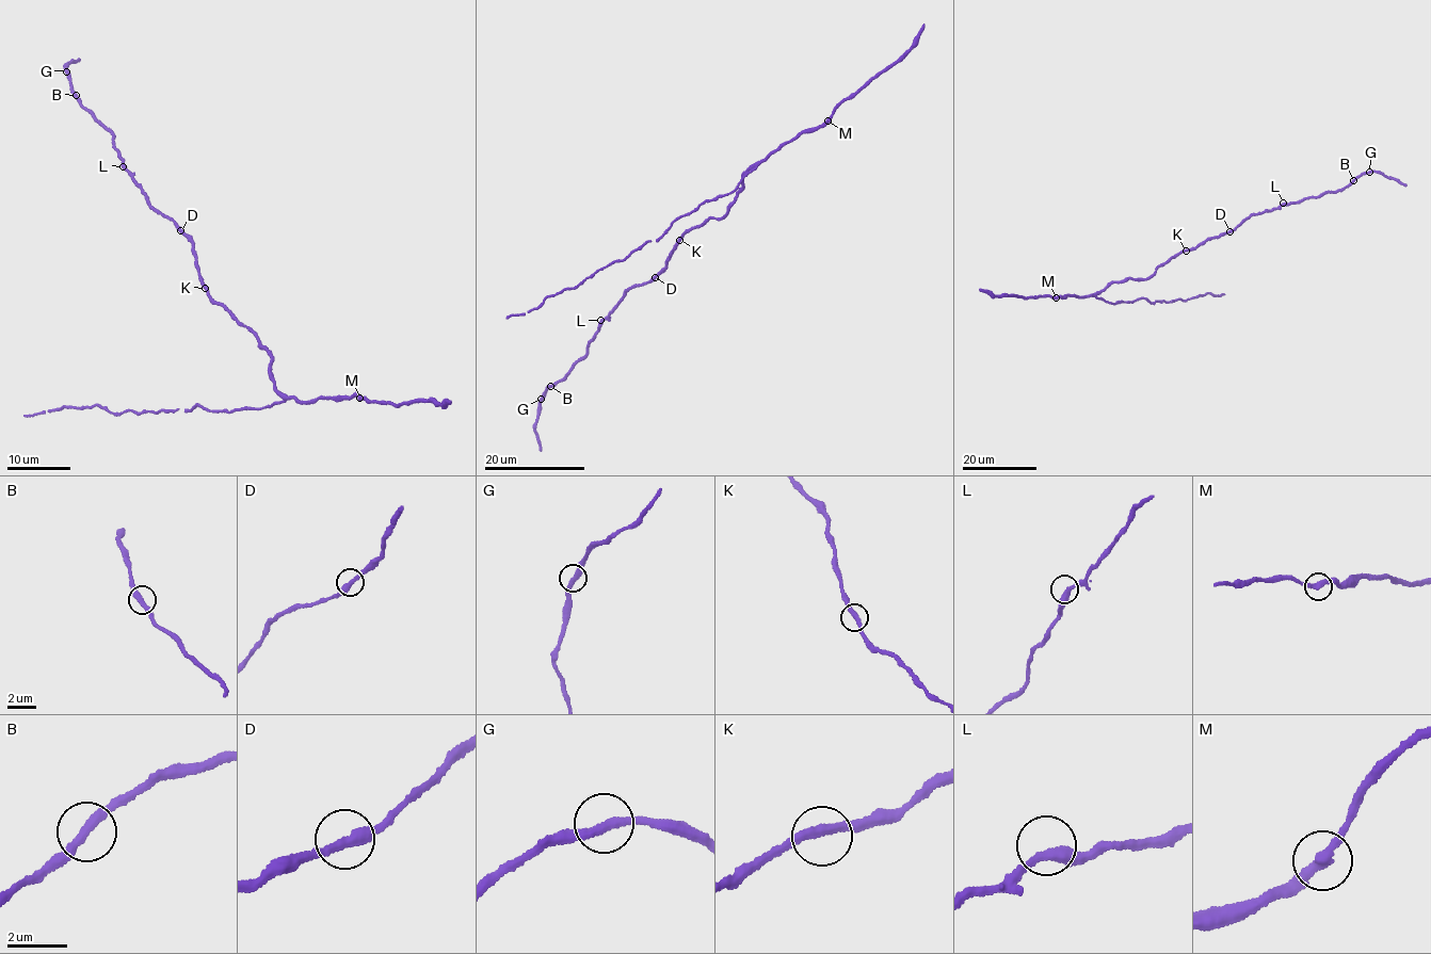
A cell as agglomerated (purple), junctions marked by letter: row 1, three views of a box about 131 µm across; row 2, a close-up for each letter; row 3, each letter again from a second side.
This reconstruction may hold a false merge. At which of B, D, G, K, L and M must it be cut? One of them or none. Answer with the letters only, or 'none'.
none

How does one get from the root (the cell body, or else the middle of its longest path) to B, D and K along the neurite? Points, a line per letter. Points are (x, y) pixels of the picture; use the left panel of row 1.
B: (247, 327), (213, 302), (197, 270), (194, 243), (172, 220), (154, 210), (125, 170), (115, 135), (76, 95)
D: (247, 327), (213, 302), (197, 270), (194, 243), (180, 230)
K: (247, 327), (213, 302), (205, 288)

